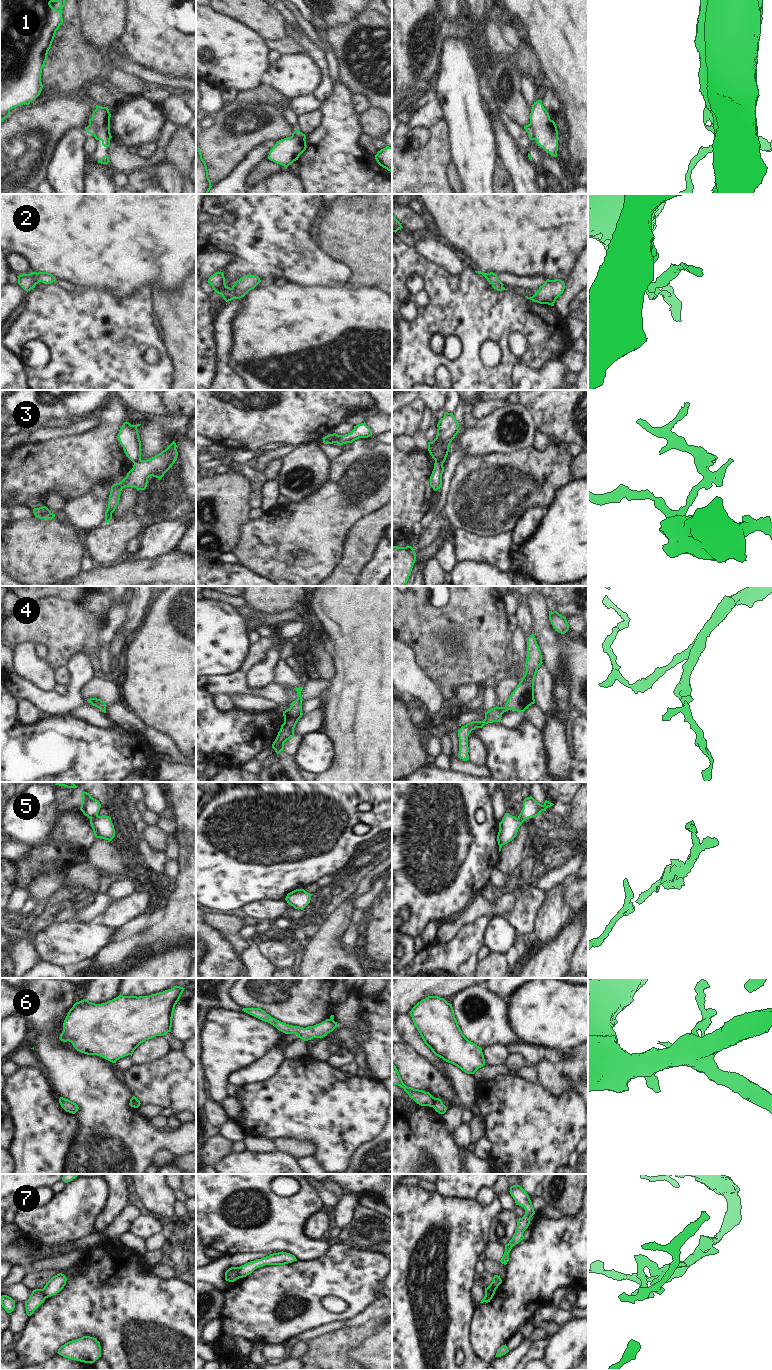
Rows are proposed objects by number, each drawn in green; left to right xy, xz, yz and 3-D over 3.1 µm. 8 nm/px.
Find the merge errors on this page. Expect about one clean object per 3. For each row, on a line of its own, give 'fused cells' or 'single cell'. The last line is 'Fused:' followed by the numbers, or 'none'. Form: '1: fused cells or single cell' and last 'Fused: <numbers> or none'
1: fused cells
2: single cell
3: fused cells
4: single cell
5: single cell
6: fused cells
7: fused cells
Fused: 1, 3, 6, 7

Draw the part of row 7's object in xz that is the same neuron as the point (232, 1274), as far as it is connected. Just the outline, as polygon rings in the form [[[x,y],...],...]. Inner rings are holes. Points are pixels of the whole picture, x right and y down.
[[[231,1267],[225,1272],[225,1280],[234,1282],[239,1279],[239,1267]]]

